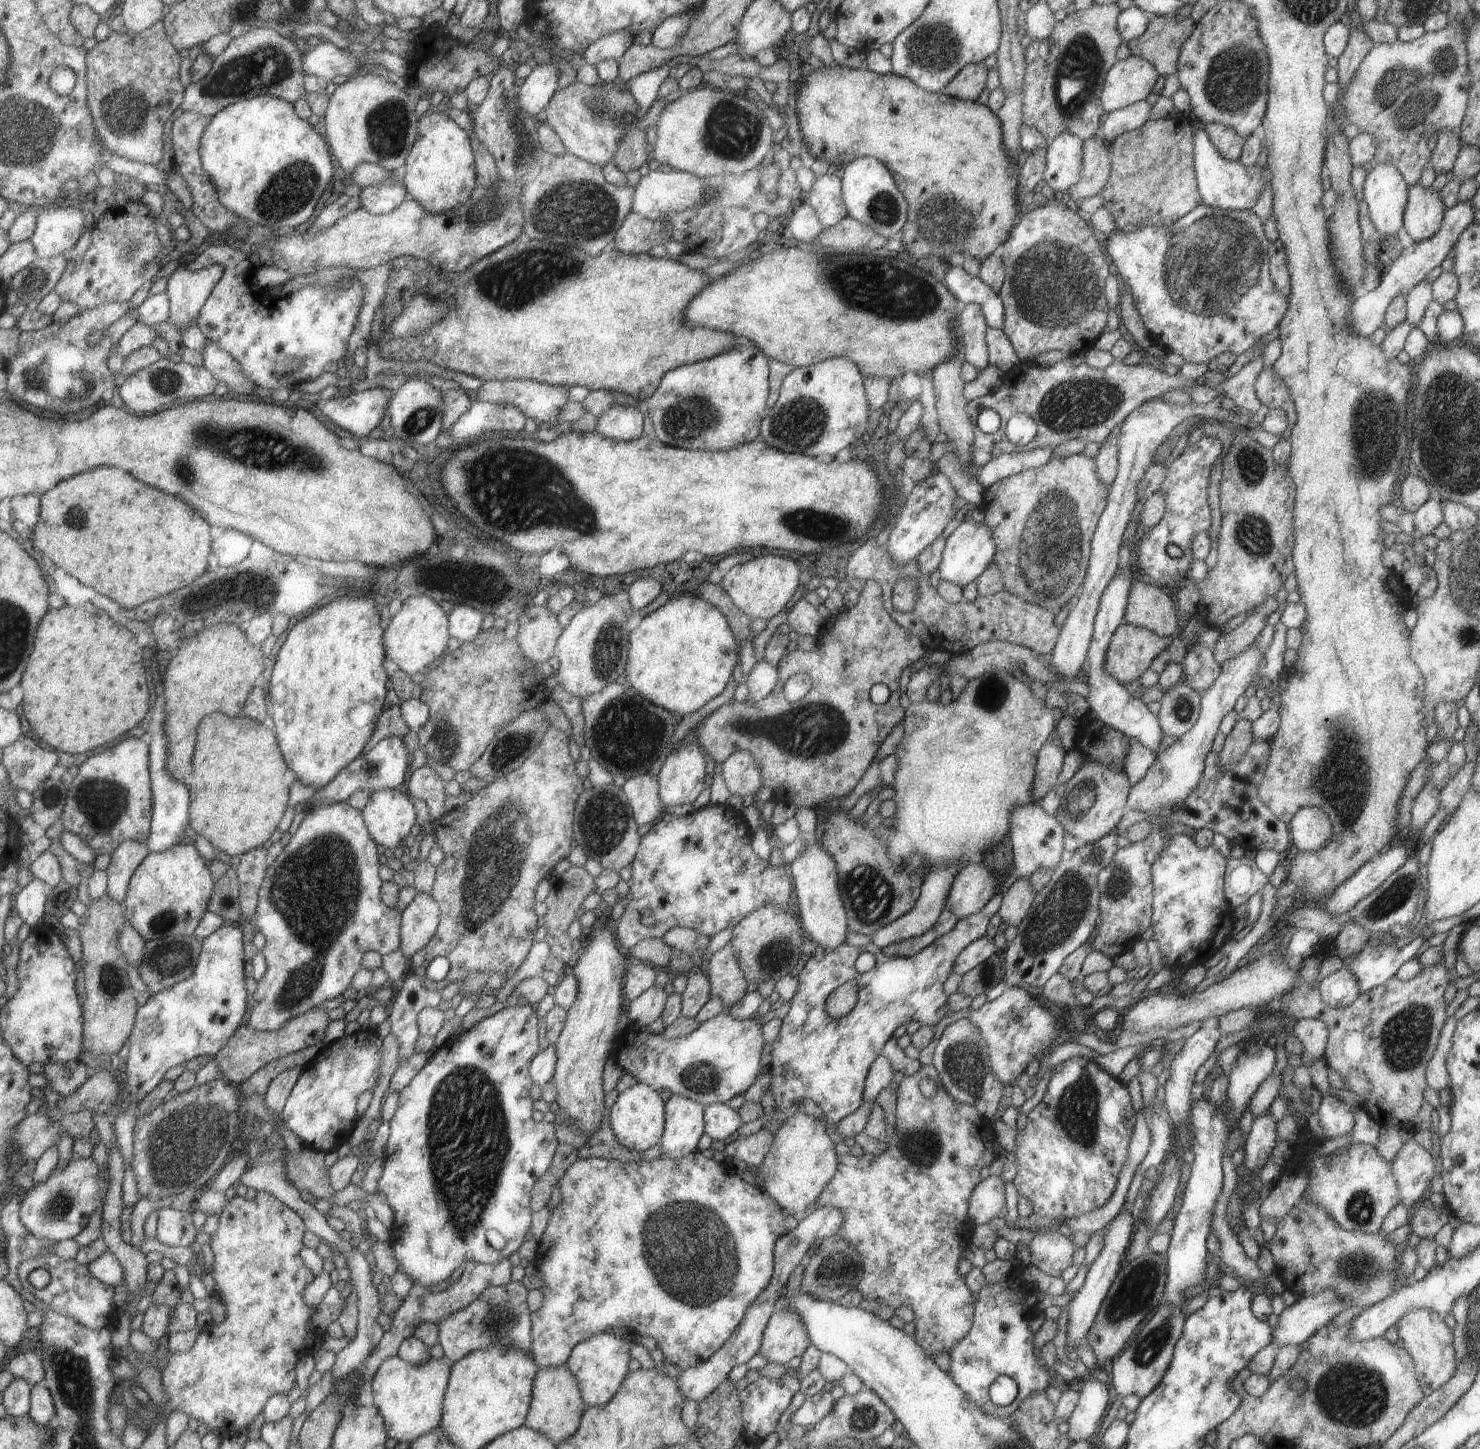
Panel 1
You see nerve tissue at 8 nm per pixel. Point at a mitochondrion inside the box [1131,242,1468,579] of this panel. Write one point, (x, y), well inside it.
(1375, 416)

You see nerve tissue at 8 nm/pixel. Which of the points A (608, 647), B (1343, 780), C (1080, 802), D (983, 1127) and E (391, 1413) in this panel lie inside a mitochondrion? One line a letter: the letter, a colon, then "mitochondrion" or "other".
A: mitochondrion
B: mitochondrion
C: mitochondrion
D: other
E: other

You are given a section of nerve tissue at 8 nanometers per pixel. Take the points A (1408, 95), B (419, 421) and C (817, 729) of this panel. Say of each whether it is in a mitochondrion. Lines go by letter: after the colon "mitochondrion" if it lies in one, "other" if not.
A: mitochondrion
B: mitochondrion
C: mitochondrion

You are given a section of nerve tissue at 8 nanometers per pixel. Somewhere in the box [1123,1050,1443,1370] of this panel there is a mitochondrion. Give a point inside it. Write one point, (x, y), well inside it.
(1363, 1272)

